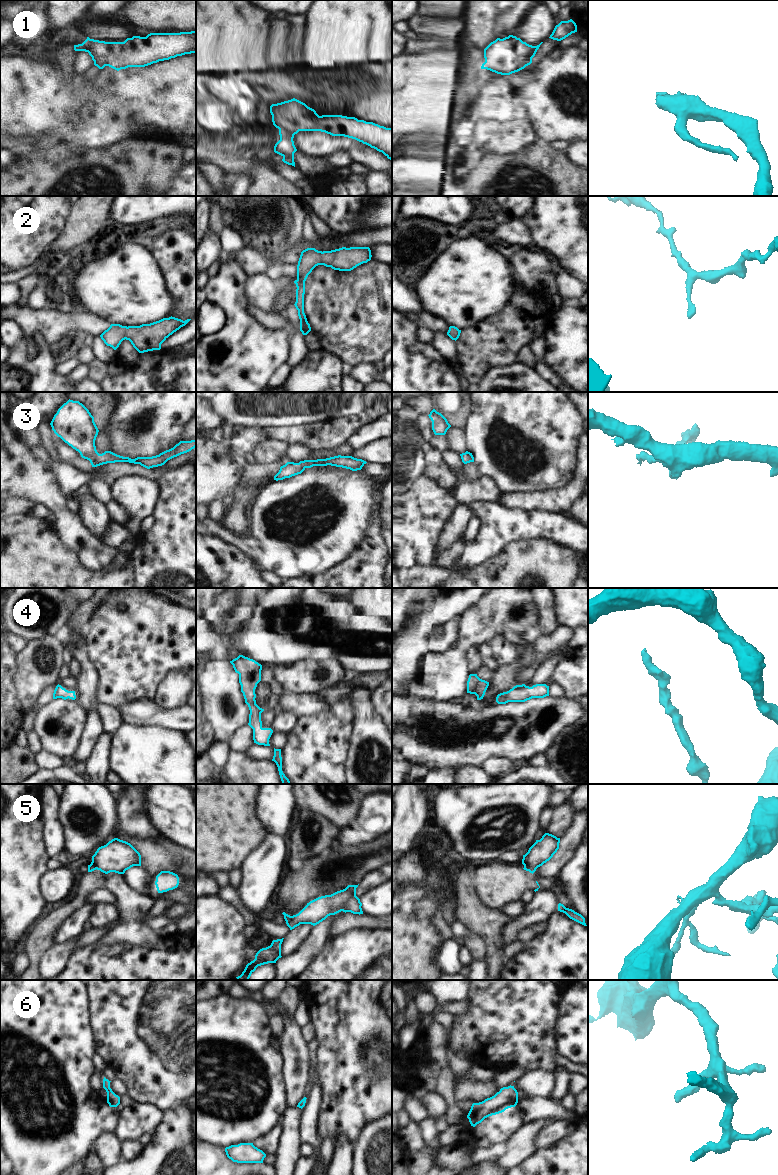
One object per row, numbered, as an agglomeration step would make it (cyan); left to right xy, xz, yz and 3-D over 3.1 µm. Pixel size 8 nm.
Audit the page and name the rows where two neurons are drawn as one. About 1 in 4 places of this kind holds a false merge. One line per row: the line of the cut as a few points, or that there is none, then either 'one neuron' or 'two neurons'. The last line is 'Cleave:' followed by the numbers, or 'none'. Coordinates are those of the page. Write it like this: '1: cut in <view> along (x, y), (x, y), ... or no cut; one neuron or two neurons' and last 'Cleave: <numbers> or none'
1: no cut; one neuron
2: no cut; one neuron
3: no cut; one neuron
4: no cut; one neuron
5: cut in xz along (291, 916), (286, 922); two neurons
6: no cut; one neuron
Cleave: 5

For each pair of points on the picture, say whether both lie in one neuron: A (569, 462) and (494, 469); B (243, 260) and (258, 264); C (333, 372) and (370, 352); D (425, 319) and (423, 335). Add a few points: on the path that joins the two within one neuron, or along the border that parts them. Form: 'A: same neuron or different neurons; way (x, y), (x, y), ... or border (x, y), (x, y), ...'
A: same neuron; way (550, 463), (525, 483), (513, 480)
B: same neuron; way (247, 260), (254, 263)
C: different neurons; border (325, 351), (334, 354), (345, 367)
D: different neurons; border (421, 325), (435, 333)

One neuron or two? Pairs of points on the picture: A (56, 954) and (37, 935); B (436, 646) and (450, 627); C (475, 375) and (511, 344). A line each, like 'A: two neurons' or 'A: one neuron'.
A: two neurons
B: one neuron
C: one neuron

